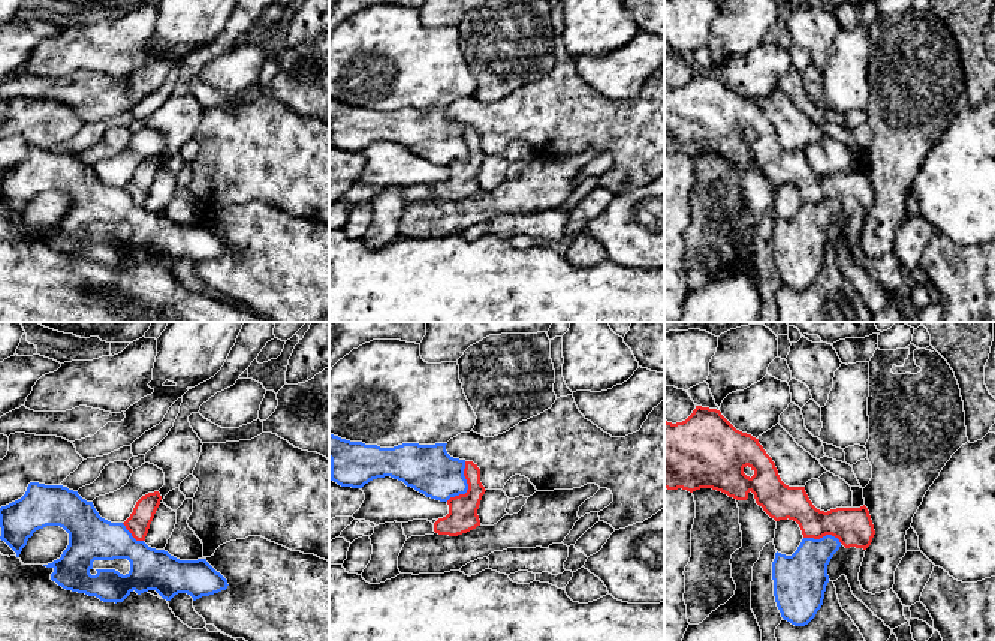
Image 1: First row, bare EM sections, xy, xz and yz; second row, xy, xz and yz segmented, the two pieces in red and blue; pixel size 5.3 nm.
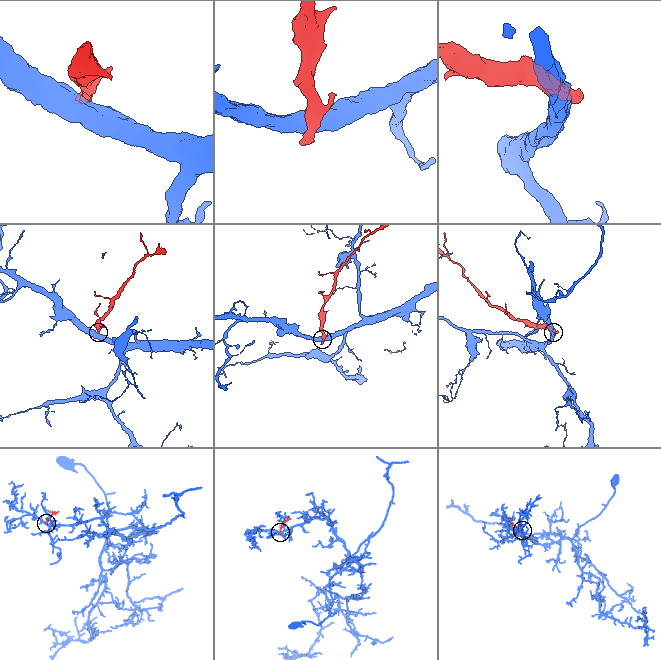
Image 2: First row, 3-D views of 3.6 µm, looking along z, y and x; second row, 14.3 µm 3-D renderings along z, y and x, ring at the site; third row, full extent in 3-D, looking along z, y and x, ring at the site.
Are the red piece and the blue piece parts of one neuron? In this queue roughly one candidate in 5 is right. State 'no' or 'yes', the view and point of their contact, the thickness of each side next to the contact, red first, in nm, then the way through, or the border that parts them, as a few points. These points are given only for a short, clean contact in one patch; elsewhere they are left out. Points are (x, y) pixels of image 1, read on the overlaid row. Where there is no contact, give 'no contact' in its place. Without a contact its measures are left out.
no; contact xz (469, 487); calibres 160 and 260 nm; border xz (466, 462), (464, 478), (467, 490), (446, 500)

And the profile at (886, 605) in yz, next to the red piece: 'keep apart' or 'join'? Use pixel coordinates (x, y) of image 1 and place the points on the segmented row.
join

